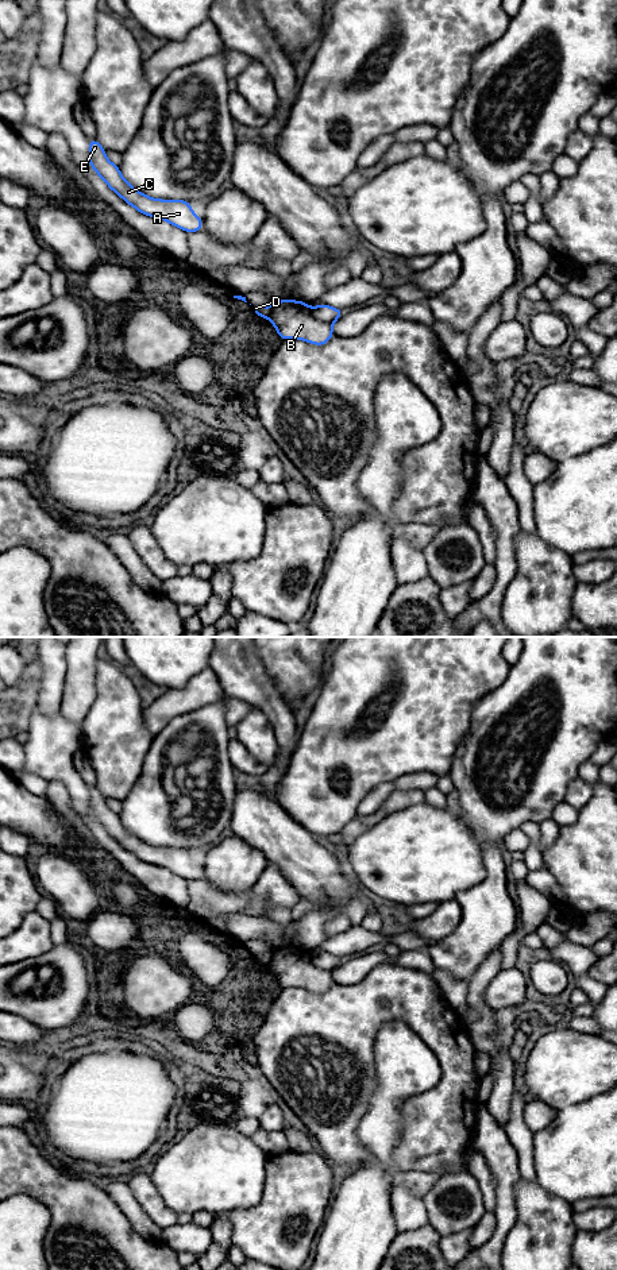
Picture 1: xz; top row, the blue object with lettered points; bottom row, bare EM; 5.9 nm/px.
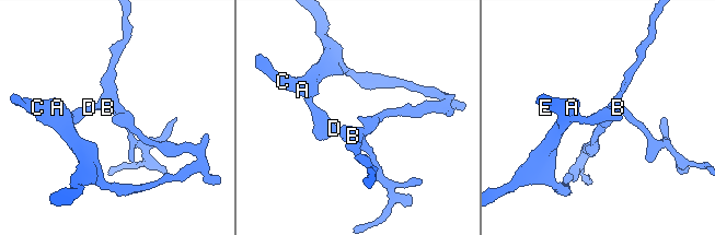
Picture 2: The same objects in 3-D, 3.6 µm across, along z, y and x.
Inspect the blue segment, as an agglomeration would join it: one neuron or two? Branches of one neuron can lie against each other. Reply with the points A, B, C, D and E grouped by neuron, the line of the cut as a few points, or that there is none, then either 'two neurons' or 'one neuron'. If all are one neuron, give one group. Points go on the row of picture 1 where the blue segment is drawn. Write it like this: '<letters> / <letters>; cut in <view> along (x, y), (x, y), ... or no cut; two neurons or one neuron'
A C D E / B; cut in xz along (311, 311), (316, 319), (330, 324); two neurons

